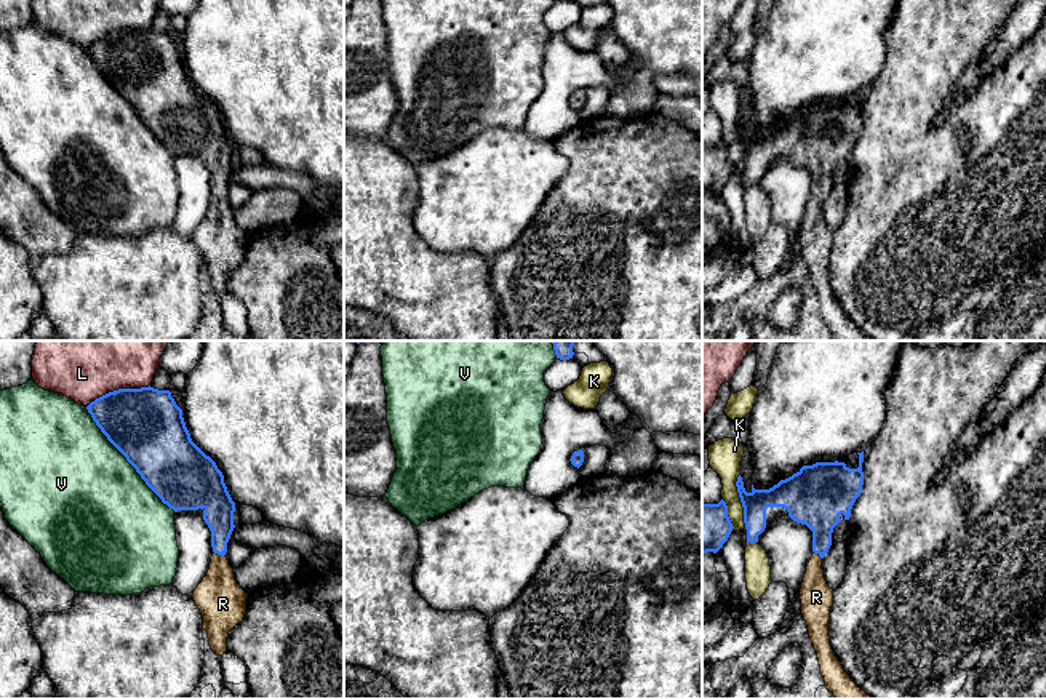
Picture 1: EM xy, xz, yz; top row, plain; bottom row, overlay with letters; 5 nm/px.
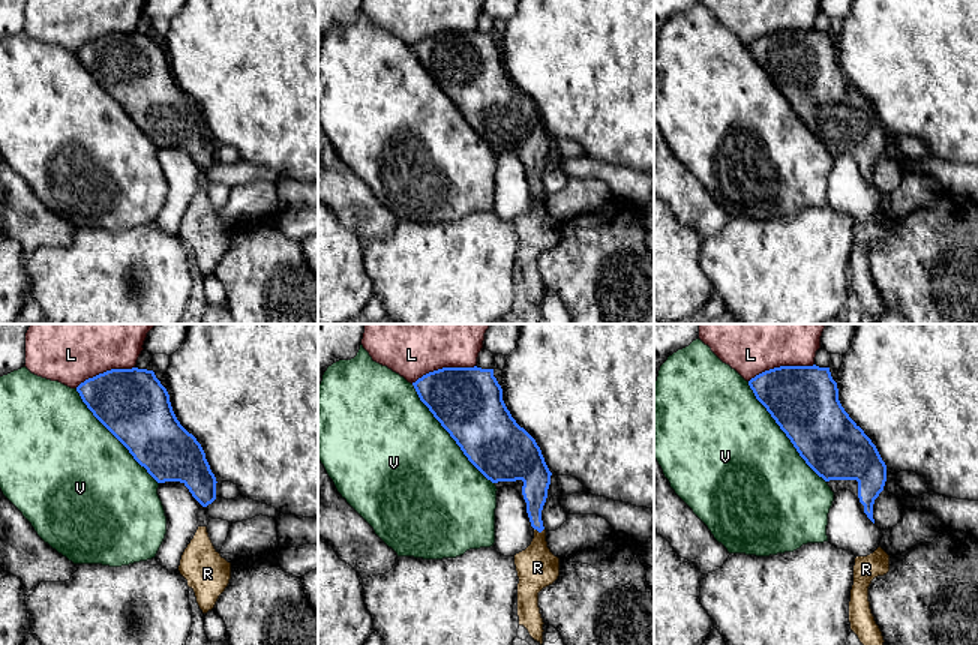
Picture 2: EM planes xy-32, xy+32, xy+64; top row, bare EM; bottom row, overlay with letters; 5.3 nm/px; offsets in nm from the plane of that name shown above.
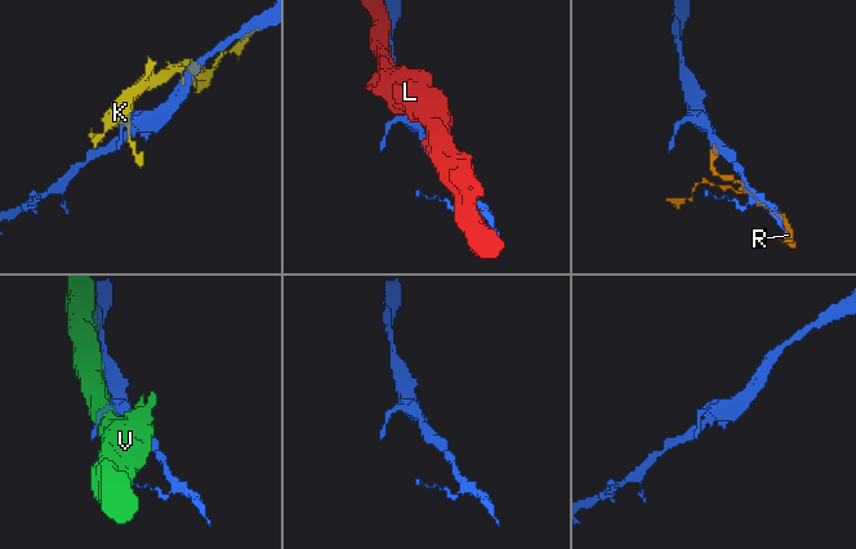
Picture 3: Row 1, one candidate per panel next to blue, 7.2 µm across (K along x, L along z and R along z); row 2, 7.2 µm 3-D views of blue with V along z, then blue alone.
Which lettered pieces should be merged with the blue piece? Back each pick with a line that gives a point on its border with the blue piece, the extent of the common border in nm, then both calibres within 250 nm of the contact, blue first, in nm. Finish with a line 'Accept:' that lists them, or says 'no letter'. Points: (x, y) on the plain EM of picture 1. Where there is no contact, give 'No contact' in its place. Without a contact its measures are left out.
R: Touches blue at xy (219, 195). Shared border 70 nm. Thickness 150 nm (blue) against 240 nm
Accept: R

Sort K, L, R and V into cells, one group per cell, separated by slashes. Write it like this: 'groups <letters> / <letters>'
groups K / L / R / V

